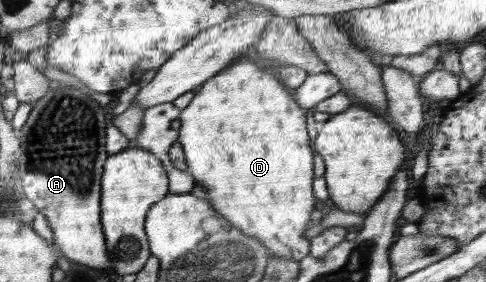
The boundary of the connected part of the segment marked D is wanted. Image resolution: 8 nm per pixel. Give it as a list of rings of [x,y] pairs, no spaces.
[[[242,56],[242,58],[224,68],[218,75],[200,85],[196,94],[192,97],[191,103],[186,108],[183,108],[179,119],[181,127],[178,141],[182,144],[188,164],[187,172],[195,178],[196,185],[206,189],[206,192],[208,192],[207,201],[211,202],[212,206],[216,206],[216,210],[232,226],[240,228],[249,237],[257,238],[269,250],[272,257],[301,261],[304,257],[310,255],[311,252],[308,252],[308,248],[311,248],[311,246],[308,244],[308,240],[304,240],[304,230],[306,230],[306,226],[310,222],[310,212],[314,212],[314,204],[316,204],[314,190],[312,190],[312,182],[314,182],[312,156],[314,156],[314,152],[310,148],[310,138],[308,138],[308,132],[306,132],[304,110],[295,101],[295,98],[292,98],[292,94],[272,76],[272,72],[268,74],[262,72],[258,68],[258,64],[254,64],[254,60],[251,60],[248,56]]]

